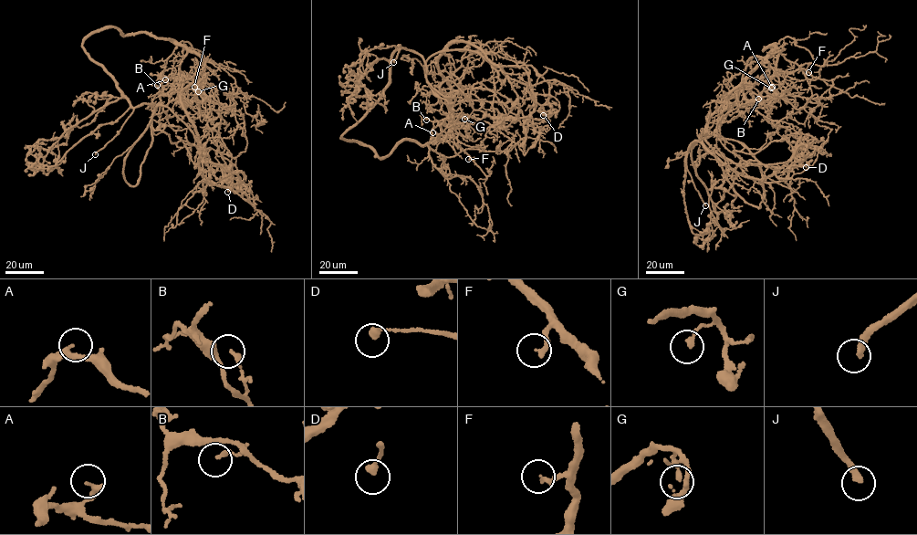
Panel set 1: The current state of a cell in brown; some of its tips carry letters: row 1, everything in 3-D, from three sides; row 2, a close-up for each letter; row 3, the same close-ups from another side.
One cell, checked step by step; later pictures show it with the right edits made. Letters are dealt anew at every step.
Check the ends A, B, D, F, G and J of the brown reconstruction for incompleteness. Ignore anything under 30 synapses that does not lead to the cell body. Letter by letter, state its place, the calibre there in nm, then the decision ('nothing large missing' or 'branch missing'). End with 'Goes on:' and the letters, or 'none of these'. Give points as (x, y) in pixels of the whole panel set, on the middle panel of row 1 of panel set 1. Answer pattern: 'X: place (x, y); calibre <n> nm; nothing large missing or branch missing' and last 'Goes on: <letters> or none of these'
A: place (432, 132); calibre 200 nm; nothing large missing
B: place (426, 120); calibre 180 nm; nothing large missing
D: place (543, 115); calibre 280 nm; nothing large missing
F: place (468, 159); calibre 200 nm; branch missing
G: place (464, 119); calibre 170 nm; nothing large missing
J: place (393, 62); calibre 300 nm; branch missing
Goes on: F, J

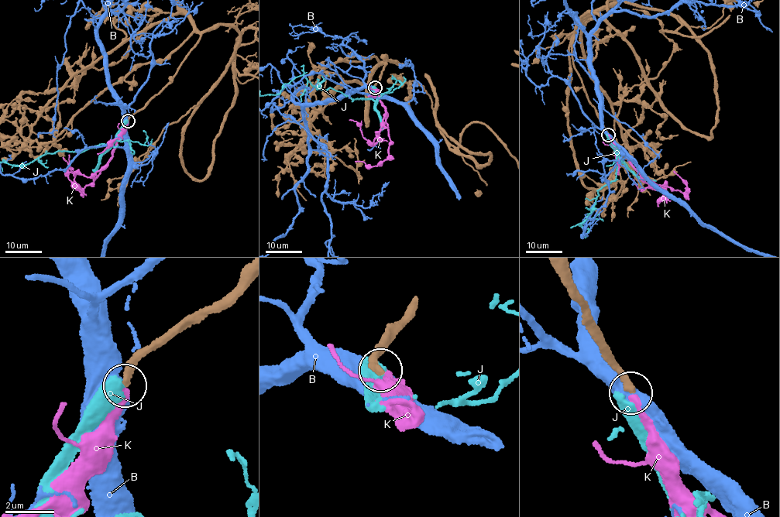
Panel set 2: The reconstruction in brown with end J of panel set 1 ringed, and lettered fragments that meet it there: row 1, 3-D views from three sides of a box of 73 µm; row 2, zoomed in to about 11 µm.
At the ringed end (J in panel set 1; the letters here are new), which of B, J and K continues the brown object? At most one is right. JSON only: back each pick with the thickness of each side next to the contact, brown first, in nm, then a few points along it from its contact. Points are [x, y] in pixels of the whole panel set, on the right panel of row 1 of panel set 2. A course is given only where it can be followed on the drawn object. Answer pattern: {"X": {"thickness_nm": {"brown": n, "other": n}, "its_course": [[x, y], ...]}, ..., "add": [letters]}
{"K": {"thickness_nm": {"brown": 280, "other": 280}, "its_course": [[608, 135], [616, 148], [642, 176], [685, 195], [686, 183], [674, 171]]}, "add": ["K"]}

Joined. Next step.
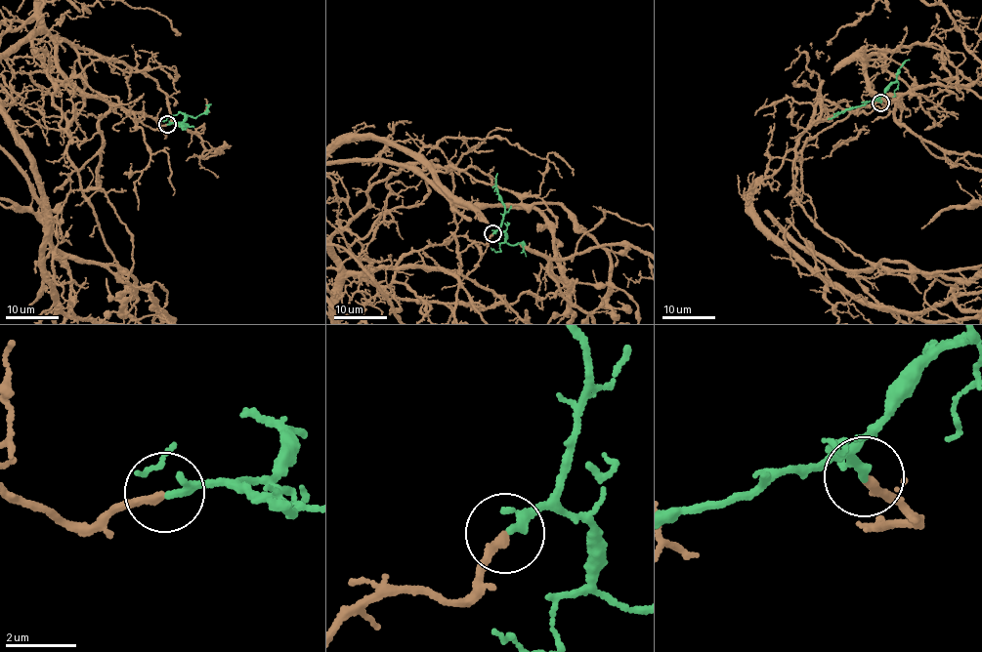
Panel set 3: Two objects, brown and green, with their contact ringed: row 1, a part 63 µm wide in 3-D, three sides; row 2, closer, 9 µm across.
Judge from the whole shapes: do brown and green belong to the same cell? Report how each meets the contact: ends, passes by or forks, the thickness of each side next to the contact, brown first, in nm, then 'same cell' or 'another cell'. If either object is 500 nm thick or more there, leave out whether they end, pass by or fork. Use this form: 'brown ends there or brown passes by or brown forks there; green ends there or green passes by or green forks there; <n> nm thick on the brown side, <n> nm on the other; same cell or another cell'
brown ends there; green ends there; 240 nm thick on the brown side, 240 nm on the other; same cell

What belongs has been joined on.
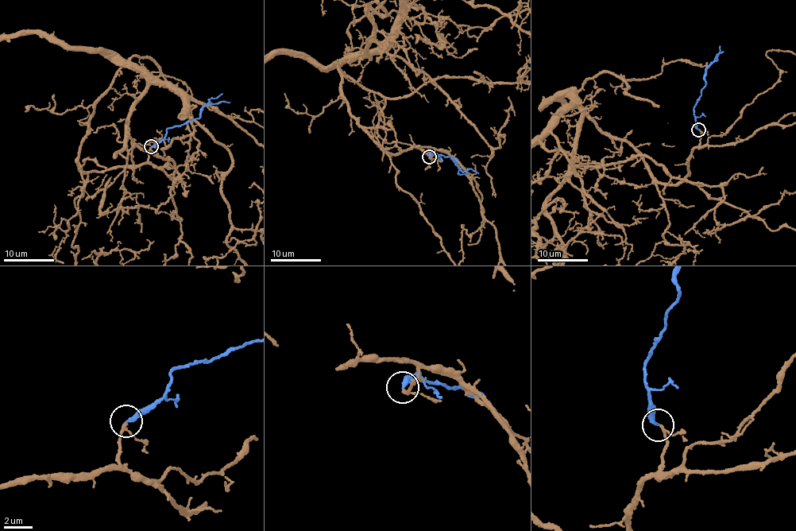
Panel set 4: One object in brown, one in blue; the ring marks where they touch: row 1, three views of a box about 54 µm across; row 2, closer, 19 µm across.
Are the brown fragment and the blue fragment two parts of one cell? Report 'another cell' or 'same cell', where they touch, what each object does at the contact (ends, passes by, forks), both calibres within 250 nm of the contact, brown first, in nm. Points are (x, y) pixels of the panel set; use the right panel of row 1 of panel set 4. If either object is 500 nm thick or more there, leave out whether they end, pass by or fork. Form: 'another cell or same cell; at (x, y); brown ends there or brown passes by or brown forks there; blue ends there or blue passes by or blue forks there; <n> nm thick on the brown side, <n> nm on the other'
same cell; at (698, 129); brown passes by; blue ends there; 150 nm thick on the brown side, 280 nm on the other

